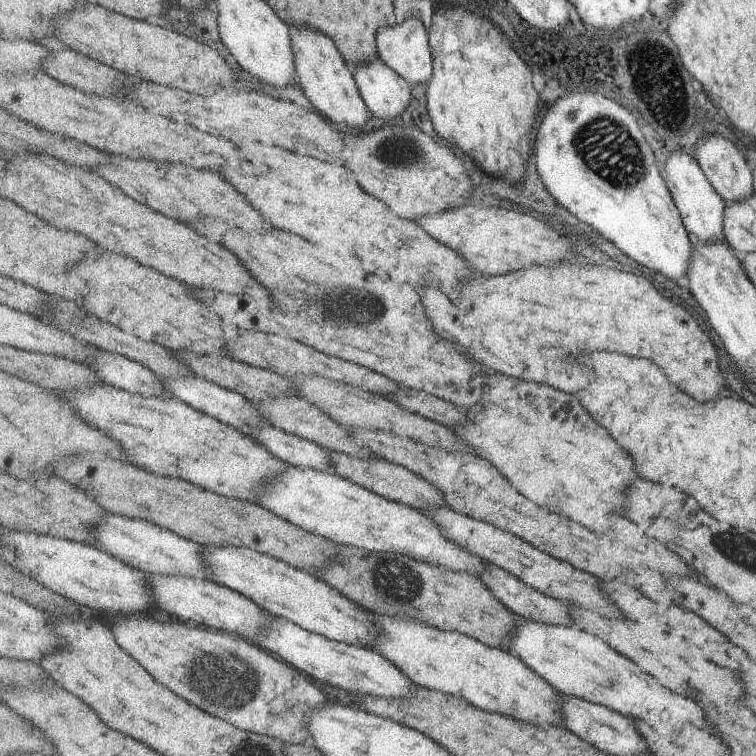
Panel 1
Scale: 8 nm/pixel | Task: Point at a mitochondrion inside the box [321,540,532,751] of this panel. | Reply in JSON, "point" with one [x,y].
{"point":[393,579]}

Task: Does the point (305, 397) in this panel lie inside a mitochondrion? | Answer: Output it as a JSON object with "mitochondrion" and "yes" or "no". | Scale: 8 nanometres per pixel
{"mitochondrion":"no"}

